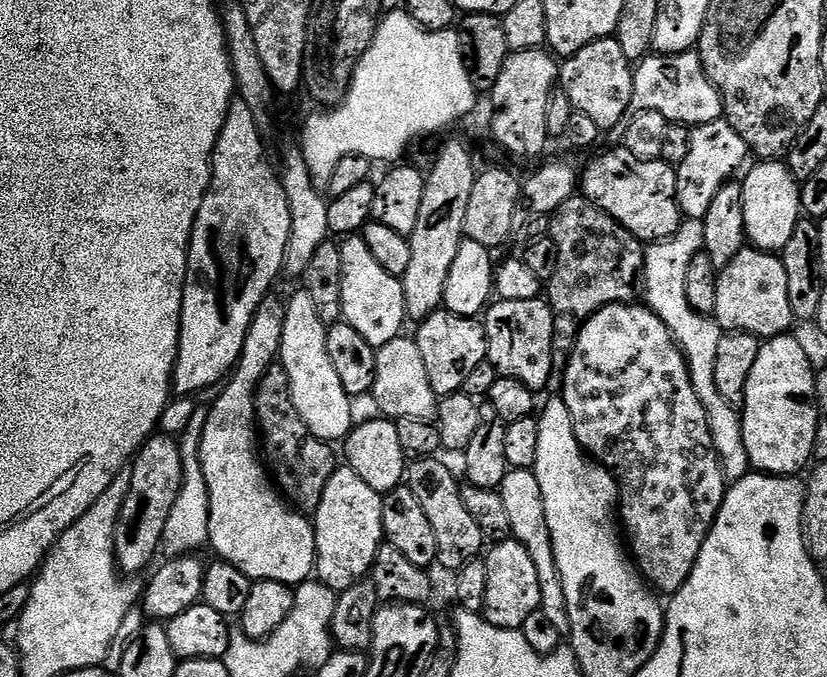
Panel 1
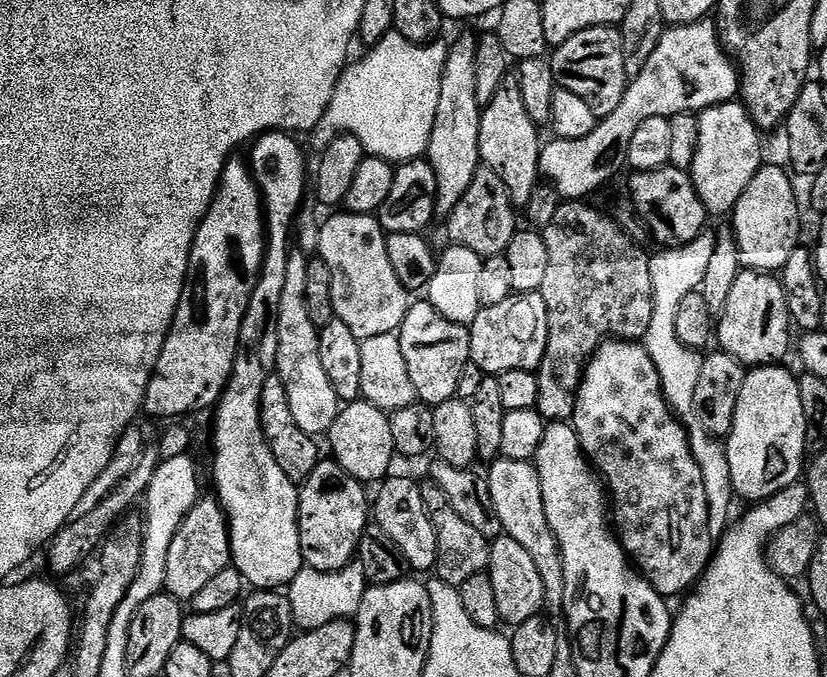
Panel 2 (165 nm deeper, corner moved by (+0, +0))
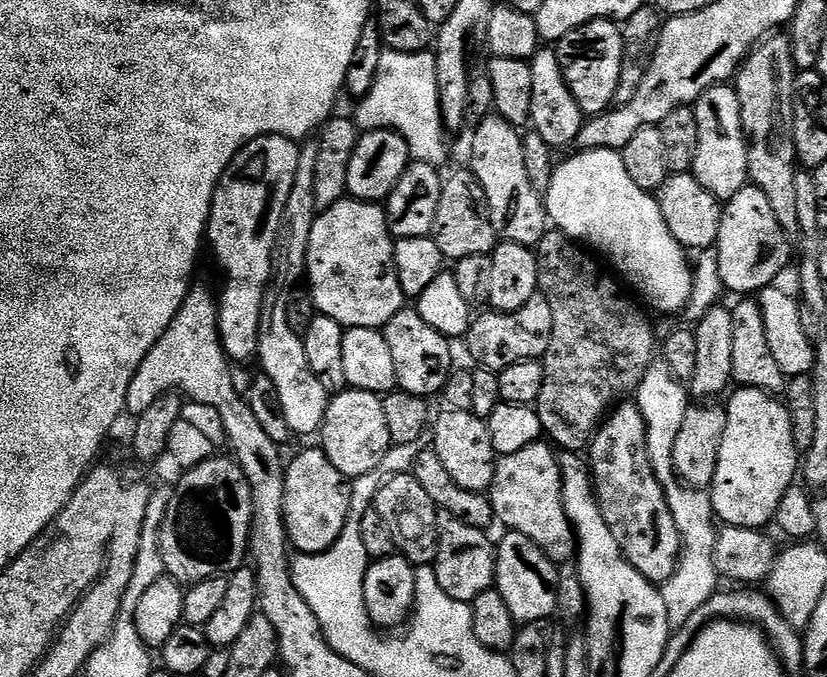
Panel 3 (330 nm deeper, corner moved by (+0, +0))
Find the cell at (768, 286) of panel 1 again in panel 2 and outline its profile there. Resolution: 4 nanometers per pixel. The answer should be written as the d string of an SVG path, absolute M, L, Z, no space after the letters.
M742 270L734 278L734 286L726 298L726 306L714 324L714 340L719 351L744 365L745 369L767 368L779 365L788 356L788 347L793 347L792 319L786 306L786 294L779 279L770 272Z

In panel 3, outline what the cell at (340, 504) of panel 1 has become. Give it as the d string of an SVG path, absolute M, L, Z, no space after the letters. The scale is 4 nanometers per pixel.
M315 447L298 453L293 460L289 459L284 473L284 528L288 532L289 545L297 553L306 556L330 550L330 546L334 546L334 542L338 542L338 538L350 518L348 515L350 488L346 483L346 478L338 470L334 470L330 460L326 458L323 447Z

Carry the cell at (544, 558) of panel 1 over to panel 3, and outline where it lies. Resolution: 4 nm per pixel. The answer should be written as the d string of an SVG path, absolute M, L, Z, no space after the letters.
M537 442L518 450L518 454L506 454L499 457L492 475L490 499L492 515L500 520L509 532L526 534L559 566L577 555L576 533L562 502L563 481L560 478L560 461L553 445Z

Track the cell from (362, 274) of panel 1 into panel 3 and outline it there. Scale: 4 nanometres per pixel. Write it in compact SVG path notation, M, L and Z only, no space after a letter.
M345 198L317 215L306 254L307 291L319 315L332 318L345 330L383 329L406 306L394 266L394 238L388 232L388 213L379 203Z

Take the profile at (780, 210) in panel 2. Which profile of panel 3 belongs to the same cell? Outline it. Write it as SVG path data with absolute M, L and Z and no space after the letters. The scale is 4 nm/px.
M746 186L734 194L720 214L720 229L714 245L718 258L720 283L725 289L740 294L759 294L777 283L776 275L788 264L786 234L770 210L770 202L755 186Z

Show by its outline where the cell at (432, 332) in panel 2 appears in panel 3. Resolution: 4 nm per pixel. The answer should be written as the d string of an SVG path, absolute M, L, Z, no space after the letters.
M405 306L398 314L394 314L394 318L390 318L390 322L385 324L383 329L386 346L390 348L390 358L394 360L394 374L396 382L401 392L409 392L415 396L423 396L432 398L432 395L443 393L448 377L454 371L452 365L452 348L449 337L438 334L432 326L426 326L422 322L422 318L416 312L415 307Z

